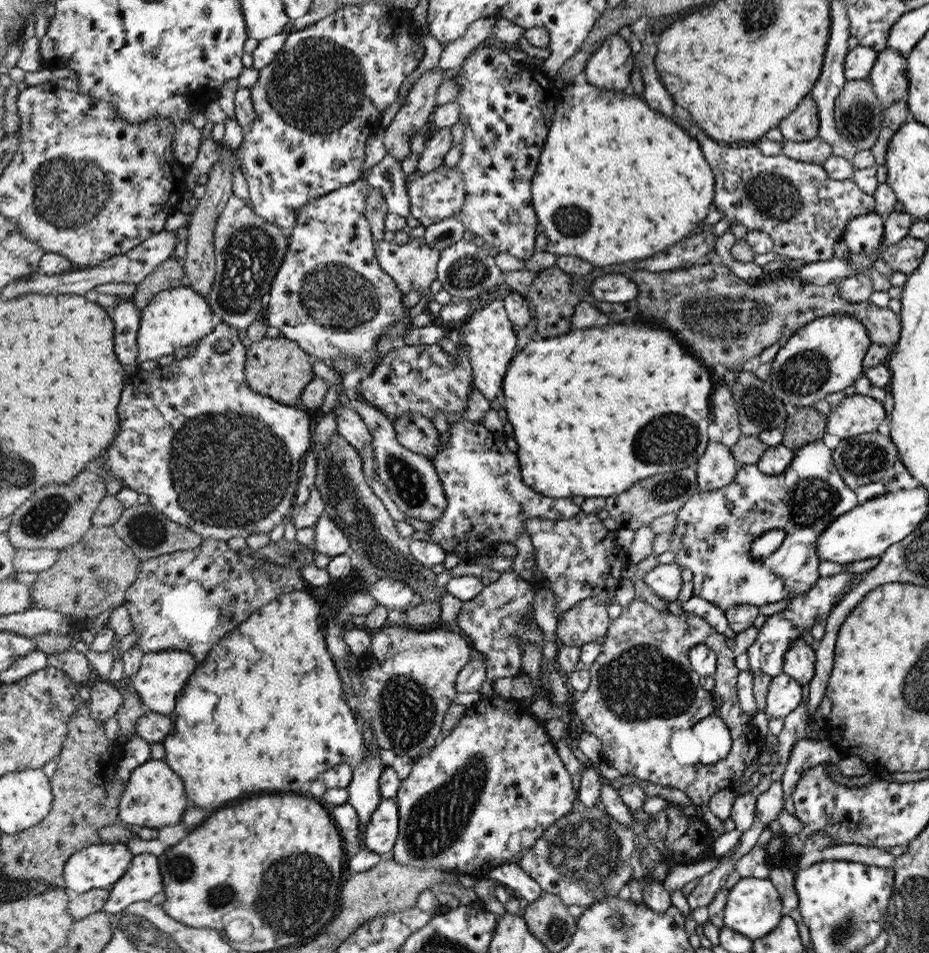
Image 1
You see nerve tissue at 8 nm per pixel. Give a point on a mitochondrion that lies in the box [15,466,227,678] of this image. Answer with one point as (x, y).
(48, 514)

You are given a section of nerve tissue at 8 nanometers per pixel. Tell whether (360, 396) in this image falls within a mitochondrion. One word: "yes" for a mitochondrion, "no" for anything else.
no

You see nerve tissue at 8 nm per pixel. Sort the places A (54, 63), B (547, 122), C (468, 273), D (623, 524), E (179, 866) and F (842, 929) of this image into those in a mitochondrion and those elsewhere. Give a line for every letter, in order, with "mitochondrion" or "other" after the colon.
A: other
B: other
C: mitochondrion
D: other
E: mitochondrion
F: mitochondrion

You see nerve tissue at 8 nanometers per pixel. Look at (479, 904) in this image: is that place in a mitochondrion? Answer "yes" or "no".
no

